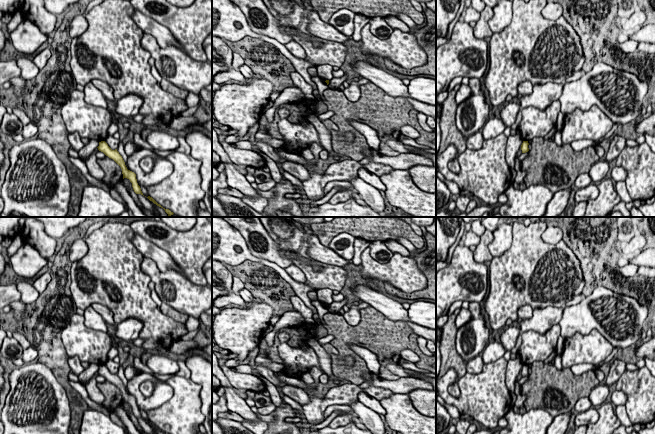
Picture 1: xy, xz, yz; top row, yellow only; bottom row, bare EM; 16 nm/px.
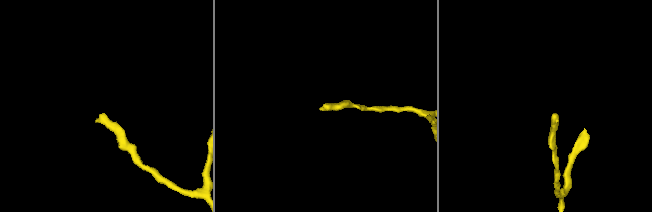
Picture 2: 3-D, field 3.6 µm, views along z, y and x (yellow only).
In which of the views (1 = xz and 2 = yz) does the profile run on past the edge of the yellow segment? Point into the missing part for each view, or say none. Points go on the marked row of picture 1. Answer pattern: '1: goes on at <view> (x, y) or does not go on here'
1: does not go on here
2: does not go on here

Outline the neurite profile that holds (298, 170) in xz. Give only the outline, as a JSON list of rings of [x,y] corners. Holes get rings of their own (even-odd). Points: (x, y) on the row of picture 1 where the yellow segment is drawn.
[[[285,161],[283,163],[280,163],[279,167],[298,178],[301,182],[310,178],[308,169],[302,164]]]

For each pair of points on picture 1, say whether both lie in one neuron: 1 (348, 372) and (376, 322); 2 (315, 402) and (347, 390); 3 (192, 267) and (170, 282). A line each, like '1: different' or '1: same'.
1: same
2: same
3: different

